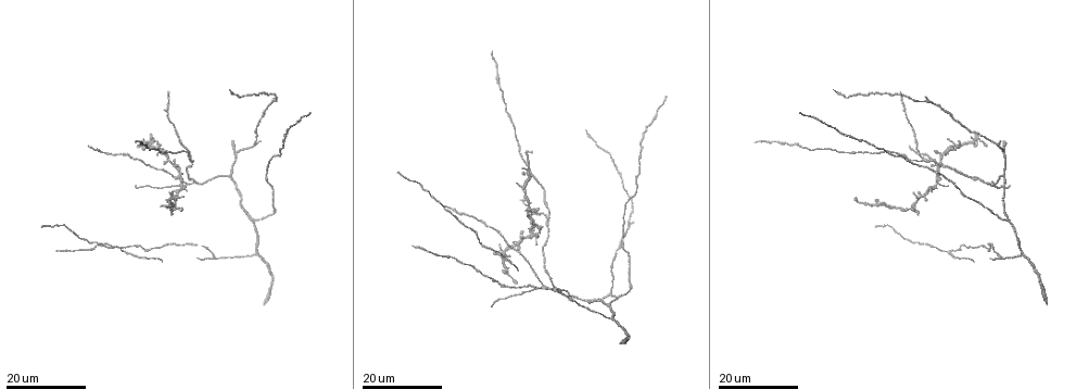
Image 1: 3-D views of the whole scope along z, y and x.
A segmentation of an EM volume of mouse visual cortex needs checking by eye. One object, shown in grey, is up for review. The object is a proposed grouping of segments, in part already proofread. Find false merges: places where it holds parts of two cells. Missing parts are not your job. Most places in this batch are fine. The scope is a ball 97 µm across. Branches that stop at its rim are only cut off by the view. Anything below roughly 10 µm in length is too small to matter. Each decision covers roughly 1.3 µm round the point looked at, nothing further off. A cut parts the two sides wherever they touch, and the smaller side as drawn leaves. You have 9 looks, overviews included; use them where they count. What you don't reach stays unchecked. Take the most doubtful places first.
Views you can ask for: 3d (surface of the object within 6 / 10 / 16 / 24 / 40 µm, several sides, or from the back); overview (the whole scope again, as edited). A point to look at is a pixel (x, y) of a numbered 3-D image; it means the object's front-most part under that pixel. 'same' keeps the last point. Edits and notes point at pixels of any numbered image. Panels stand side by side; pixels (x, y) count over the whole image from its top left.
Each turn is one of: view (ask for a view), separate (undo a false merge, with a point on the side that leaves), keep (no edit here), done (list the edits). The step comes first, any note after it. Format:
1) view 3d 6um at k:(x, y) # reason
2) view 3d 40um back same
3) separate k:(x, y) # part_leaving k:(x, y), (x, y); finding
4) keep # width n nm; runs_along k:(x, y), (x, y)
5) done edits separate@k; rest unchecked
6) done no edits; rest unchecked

view 3d 24um at 1:(611, 303) # arms part here

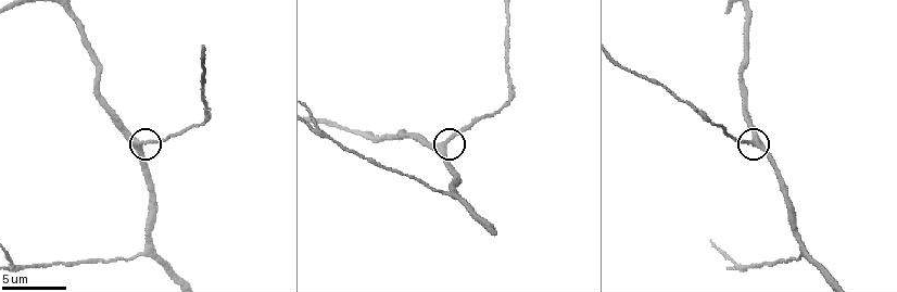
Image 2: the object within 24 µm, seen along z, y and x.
view 3d 6um at 2:(139, 143)

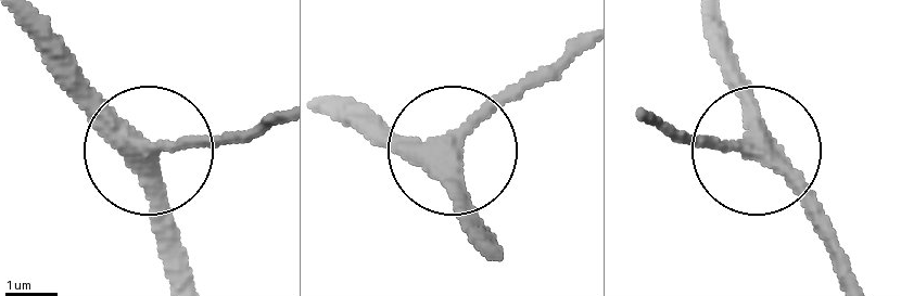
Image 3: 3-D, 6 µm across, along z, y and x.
keep # runs_along 3:(721, 37), (751, 145), (673, 137); one cell here

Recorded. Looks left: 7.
view 3d 6um at 2:(361, 132) # arms part here

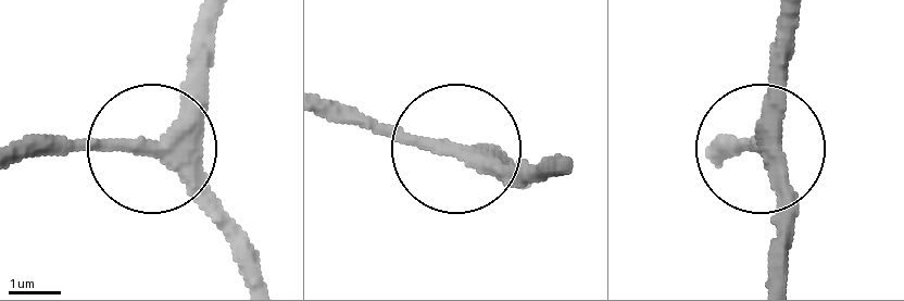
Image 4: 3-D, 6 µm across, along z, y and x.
keep # side_arm 68 um; runs_along 4:(768, 281), (781, 190), (755, 139), (781, 22); all the same cell

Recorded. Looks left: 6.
view 3d 10um at 2:(448, 191)

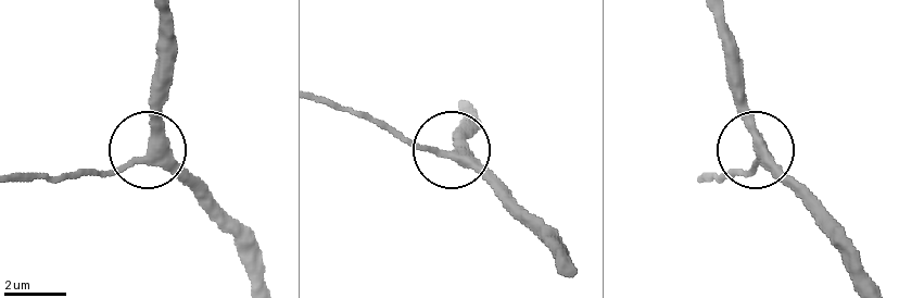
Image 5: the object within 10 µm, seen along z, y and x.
keep # runs_along 5:(716, 19), (741, 121), (759, 151), (803, 196); continuous, no second cell

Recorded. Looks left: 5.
view 3d 24um at 1:(537, 231) # a narrow waist

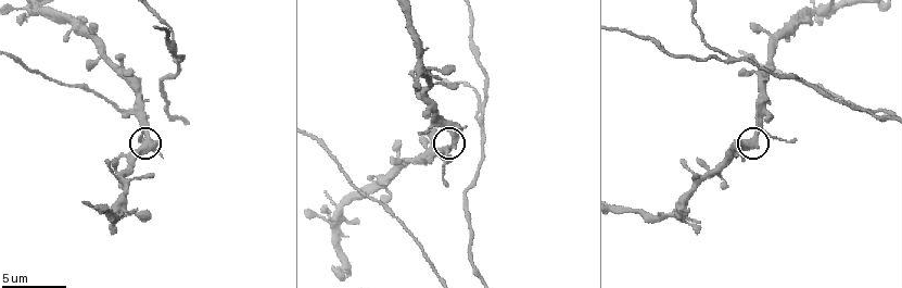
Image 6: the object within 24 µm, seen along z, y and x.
view 3d 6um at 6:(146, 133) # closer look

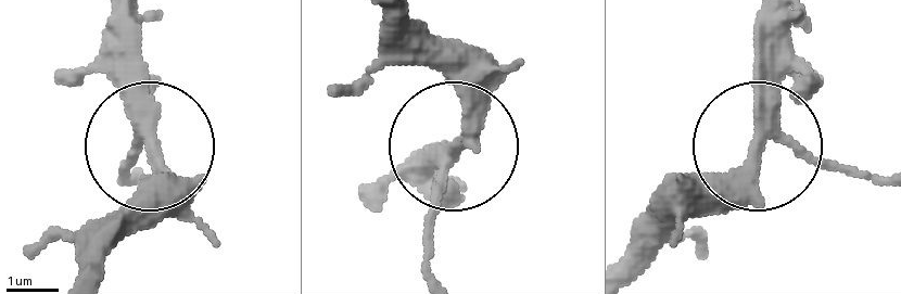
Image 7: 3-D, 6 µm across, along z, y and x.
keep # width 300 nm; all the same cell

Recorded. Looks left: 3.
done no edits; rest unchecked

